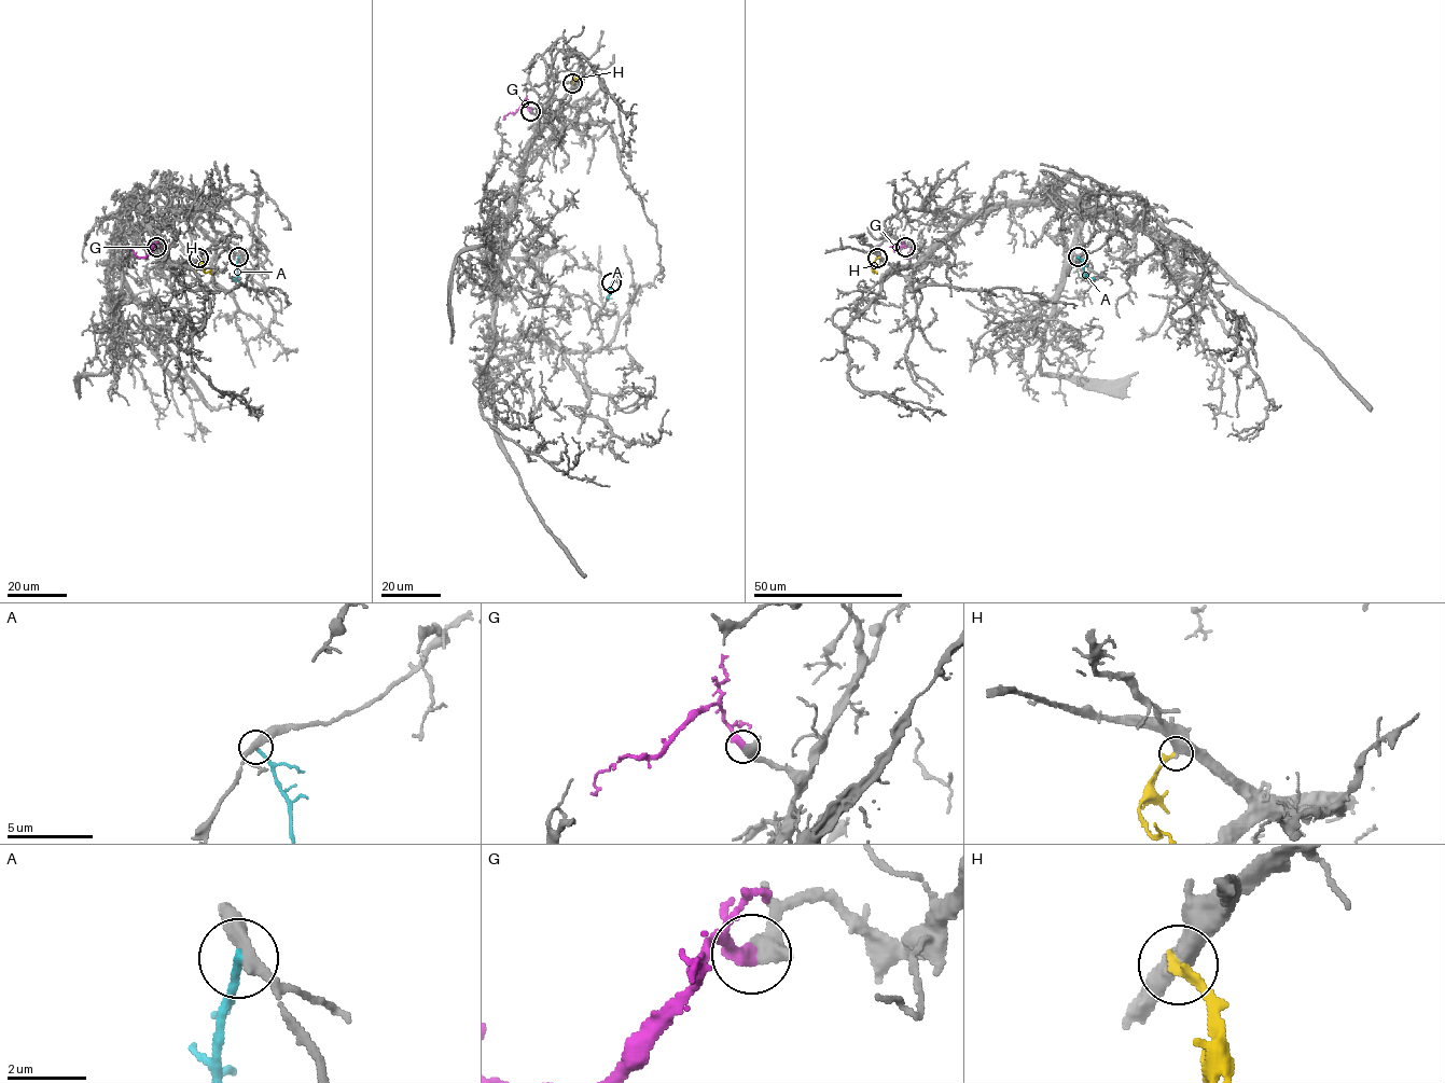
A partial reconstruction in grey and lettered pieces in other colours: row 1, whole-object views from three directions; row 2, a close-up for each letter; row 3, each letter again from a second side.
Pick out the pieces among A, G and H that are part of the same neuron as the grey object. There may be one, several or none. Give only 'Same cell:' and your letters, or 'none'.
Same cell: G

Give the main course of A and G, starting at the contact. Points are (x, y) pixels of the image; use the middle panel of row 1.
A: (612, 283), (607, 299), (612, 299)
G: (530, 111), (525, 103), (503, 120)

